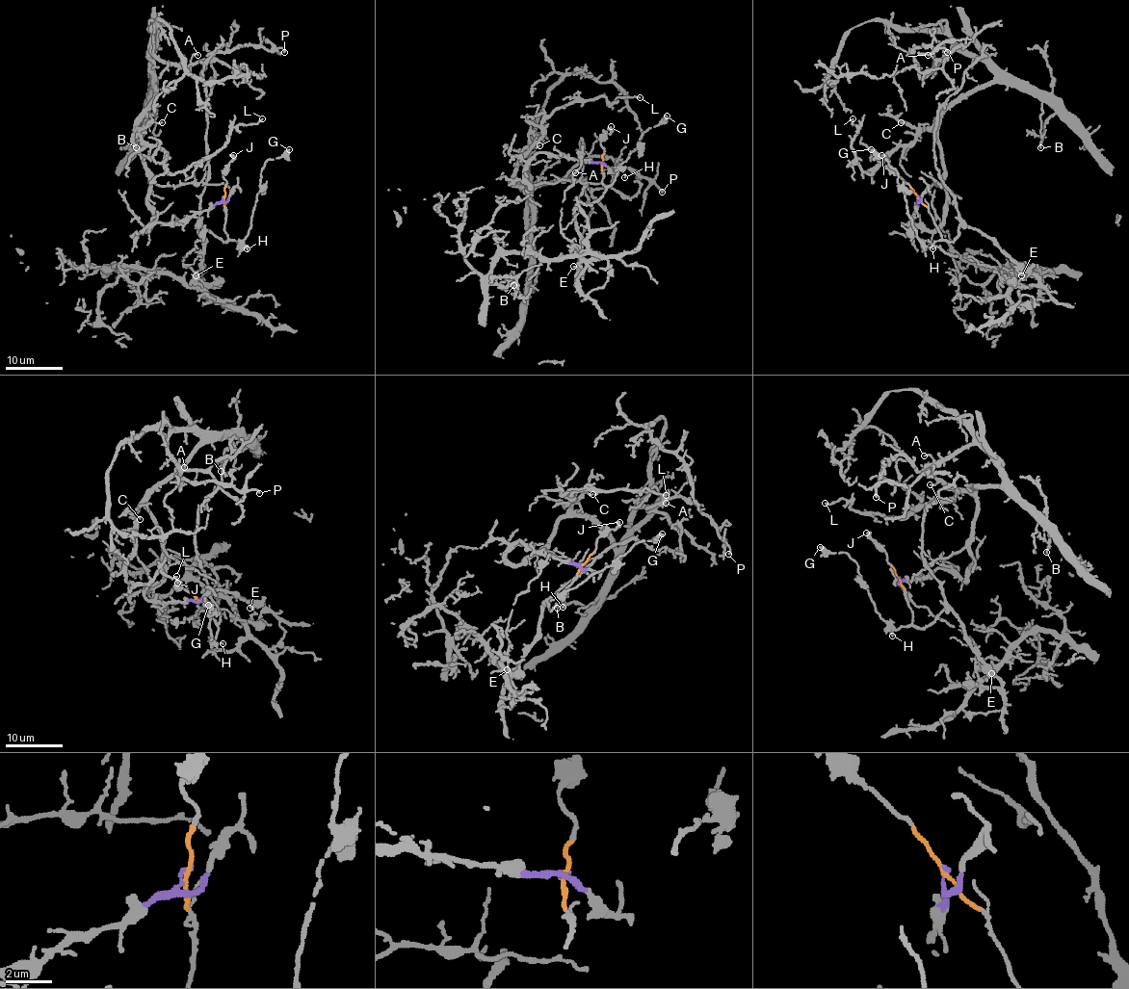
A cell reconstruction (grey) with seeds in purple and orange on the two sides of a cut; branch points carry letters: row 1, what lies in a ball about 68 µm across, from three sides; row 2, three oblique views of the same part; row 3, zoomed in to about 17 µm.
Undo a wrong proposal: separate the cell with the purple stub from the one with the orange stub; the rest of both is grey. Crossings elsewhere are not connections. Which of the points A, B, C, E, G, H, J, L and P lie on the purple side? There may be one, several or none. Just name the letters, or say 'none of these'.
A, B, C, L, P

